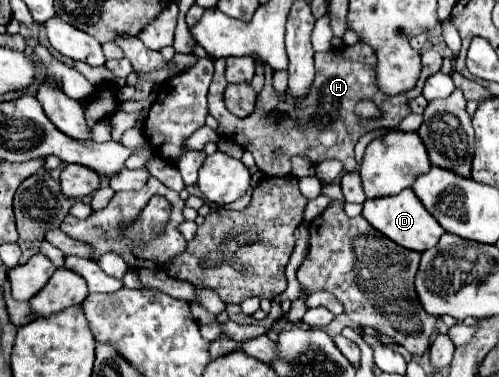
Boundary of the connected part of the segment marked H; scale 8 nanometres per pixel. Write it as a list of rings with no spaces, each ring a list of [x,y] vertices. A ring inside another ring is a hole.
[[[353,44],[353,46],[341,46],[339,50],[327,50],[315,54],[315,80],[309,88],[309,94],[305,98],[293,98],[287,92],[277,92],[273,88],[273,68],[265,66],[265,86],[257,96],[257,104],[253,114],[249,118],[237,118],[235,114],[229,114],[225,110],[223,92],[225,92],[225,58],[215,60],[215,76],[209,88],[209,114],[219,122],[217,136],[229,138],[249,150],[255,156],[257,168],[267,176],[289,176],[291,174],[291,158],[301,156],[309,160],[311,164],[321,164],[325,160],[339,160],[345,168],[345,172],[357,170],[355,160],[355,144],[357,140],[375,128],[397,128],[401,120],[411,112],[407,102],[421,94],[423,82],[435,74],[441,68],[441,54],[435,50],[427,50],[427,54],[421,54],[421,78],[417,86],[405,94],[383,94],[377,86],[377,56],[367,44]],[[361,100],[371,100],[381,116],[363,120],[355,114],[355,106]],[[281,150],[283,156],[275,160],[273,152]]]

